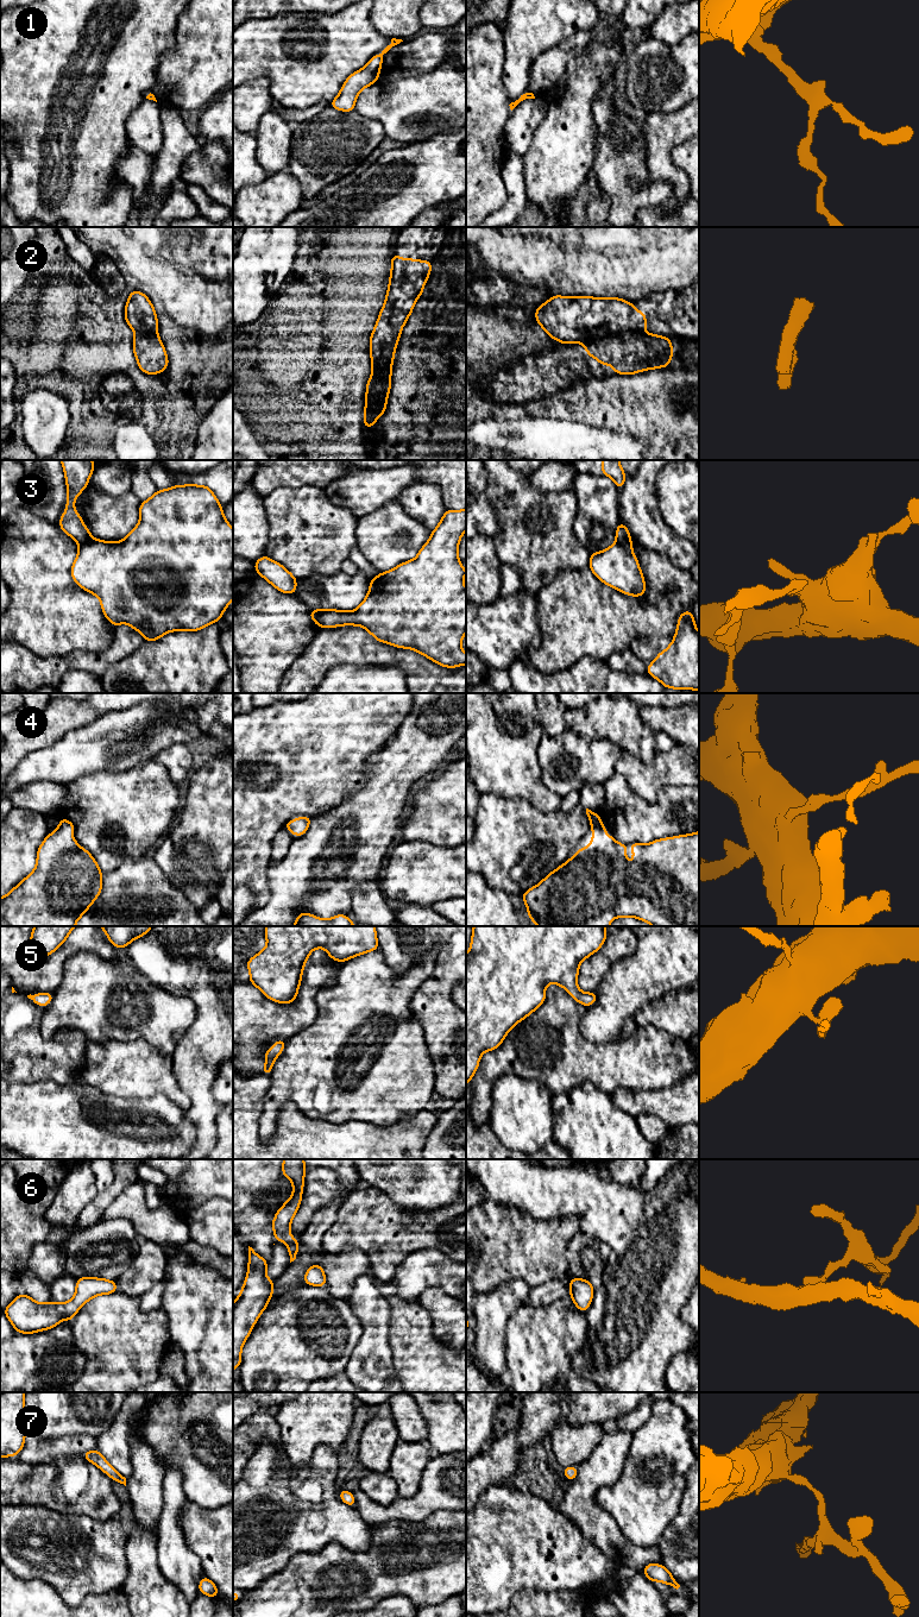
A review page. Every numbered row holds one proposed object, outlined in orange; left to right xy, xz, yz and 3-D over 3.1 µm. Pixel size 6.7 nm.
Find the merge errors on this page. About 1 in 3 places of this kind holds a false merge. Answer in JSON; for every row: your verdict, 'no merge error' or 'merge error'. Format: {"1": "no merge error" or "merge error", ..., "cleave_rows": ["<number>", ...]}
{"1": "no merge error", "2": "merge error", "3": "merge error", "4": "no merge error", "5": "no merge error", "6": "no merge error", "7": "no merge error", "cleave_rows": ["2", "3"]}

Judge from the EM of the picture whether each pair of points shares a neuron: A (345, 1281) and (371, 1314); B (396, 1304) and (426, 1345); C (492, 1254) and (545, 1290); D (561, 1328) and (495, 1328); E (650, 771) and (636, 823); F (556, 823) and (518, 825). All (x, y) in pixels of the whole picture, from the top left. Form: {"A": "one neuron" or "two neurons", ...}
{"A": "two neurons", "B": "one neuron", "C": "two neurons", "D": "two neurons", "E": "two neurons", "F": "one neuron"}

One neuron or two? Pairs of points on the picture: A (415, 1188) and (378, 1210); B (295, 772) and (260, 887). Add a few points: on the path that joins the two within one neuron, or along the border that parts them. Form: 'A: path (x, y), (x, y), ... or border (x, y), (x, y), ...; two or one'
A: border (370, 1185), (379, 1188), (397, 1203), (420, 1210); two
B: path (266, 800), (257, 810), (257, 859); one

